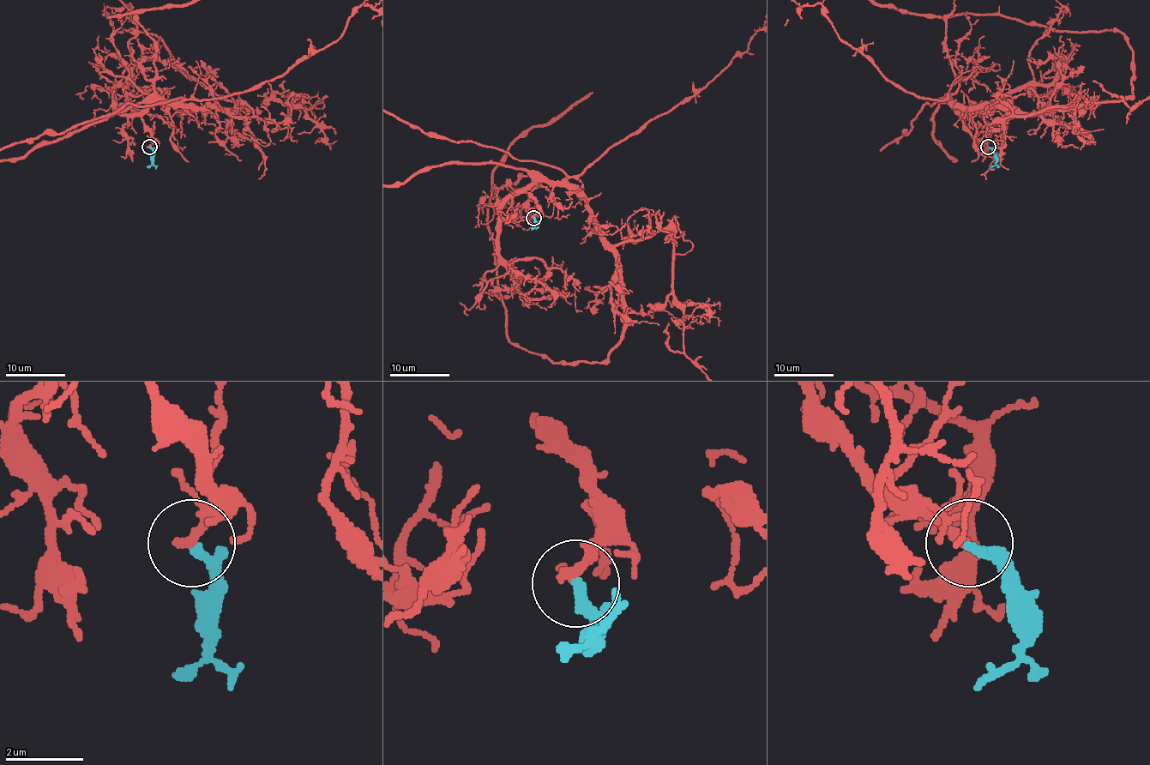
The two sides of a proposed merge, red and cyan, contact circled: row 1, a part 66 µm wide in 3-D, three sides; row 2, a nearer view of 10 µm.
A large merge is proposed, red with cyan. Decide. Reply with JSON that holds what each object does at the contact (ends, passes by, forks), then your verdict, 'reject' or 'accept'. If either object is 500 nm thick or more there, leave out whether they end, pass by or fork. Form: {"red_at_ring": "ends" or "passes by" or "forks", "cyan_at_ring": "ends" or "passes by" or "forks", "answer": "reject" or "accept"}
{"red_at_ring": "ends", "cyan_at_ring": "ends", "answer": "accept"}

